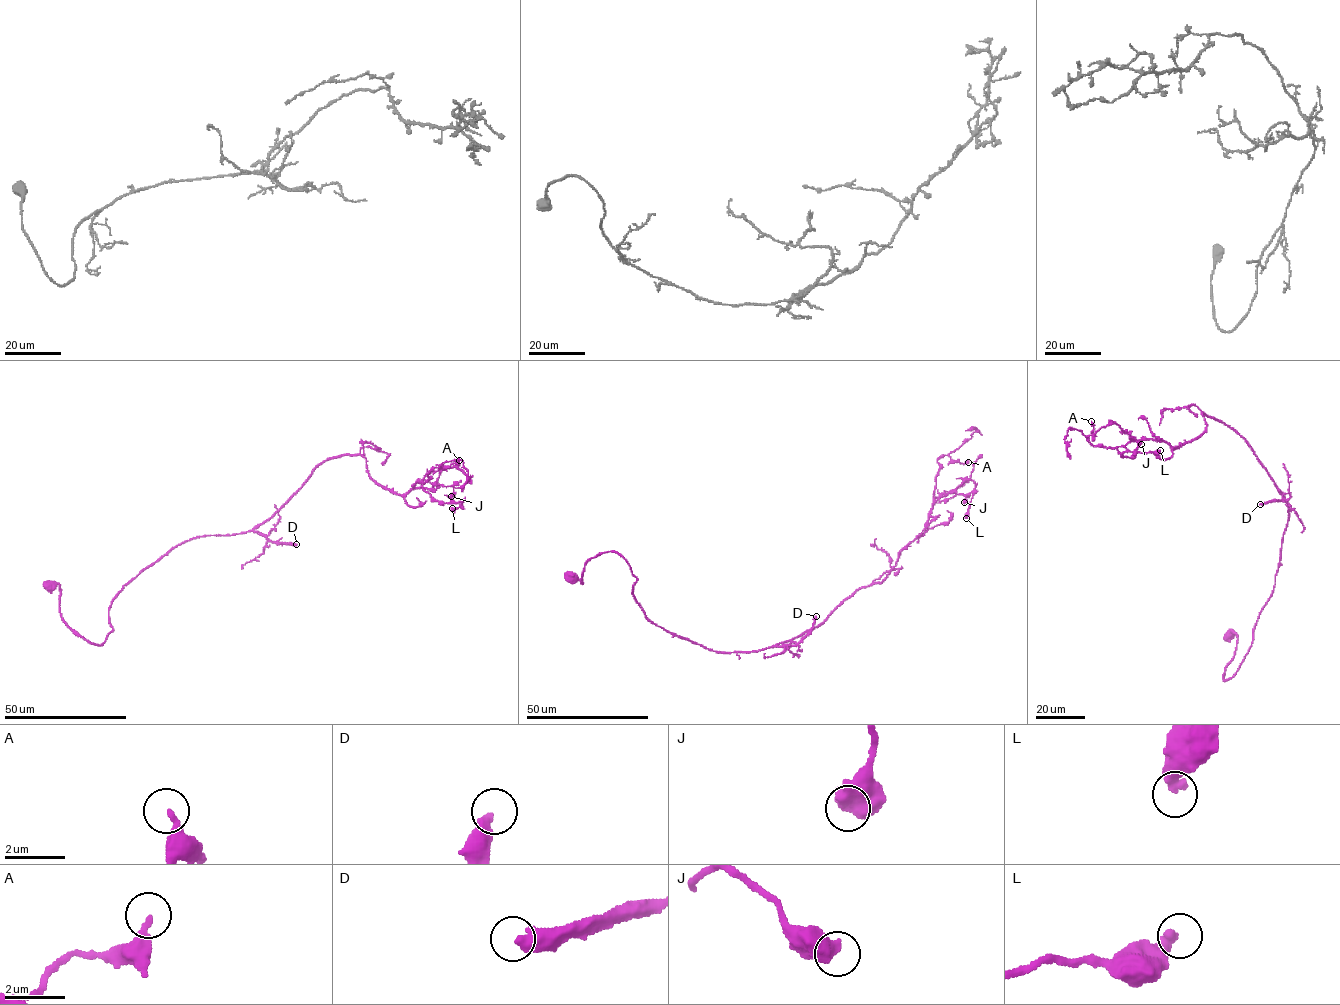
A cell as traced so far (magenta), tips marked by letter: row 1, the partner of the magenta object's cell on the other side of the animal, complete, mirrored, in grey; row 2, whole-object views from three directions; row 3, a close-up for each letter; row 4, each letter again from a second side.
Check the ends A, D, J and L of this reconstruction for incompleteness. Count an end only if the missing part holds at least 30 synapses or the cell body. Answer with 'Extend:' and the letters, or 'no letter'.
Extend: D

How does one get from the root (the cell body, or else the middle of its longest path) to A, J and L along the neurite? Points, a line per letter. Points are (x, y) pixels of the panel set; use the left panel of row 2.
A: (48, 586), (100, 645), (123, 586), (191, 539), (256, 528), (325, 461), (361, 455), (403, 495), (459, 460)
J: (48, 586), (100, 645), (123, 586), (191, 539), (256, 528), (325, 461), (451, 496)
L: (48, 586), (100, 645), (143, 570), (256, 528), (345, 454), (452, 508)

